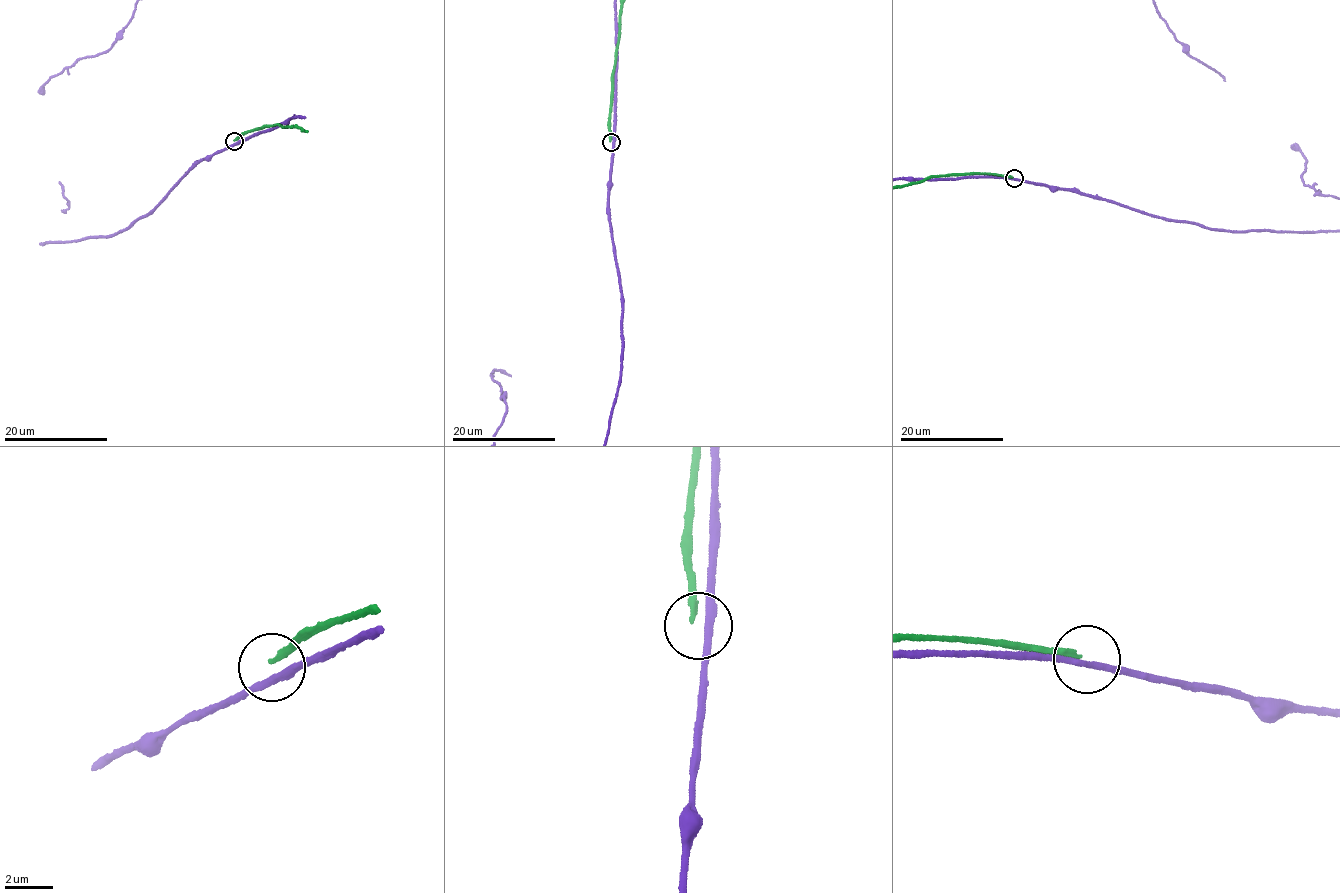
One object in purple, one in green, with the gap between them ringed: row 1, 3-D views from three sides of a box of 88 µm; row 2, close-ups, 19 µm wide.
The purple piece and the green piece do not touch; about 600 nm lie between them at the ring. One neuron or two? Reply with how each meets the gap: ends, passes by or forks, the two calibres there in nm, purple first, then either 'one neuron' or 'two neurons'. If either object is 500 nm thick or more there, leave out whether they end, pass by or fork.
purple passes by; green ends there; 280 nm thick on the purple side, 220 nm on the other; two neurons

